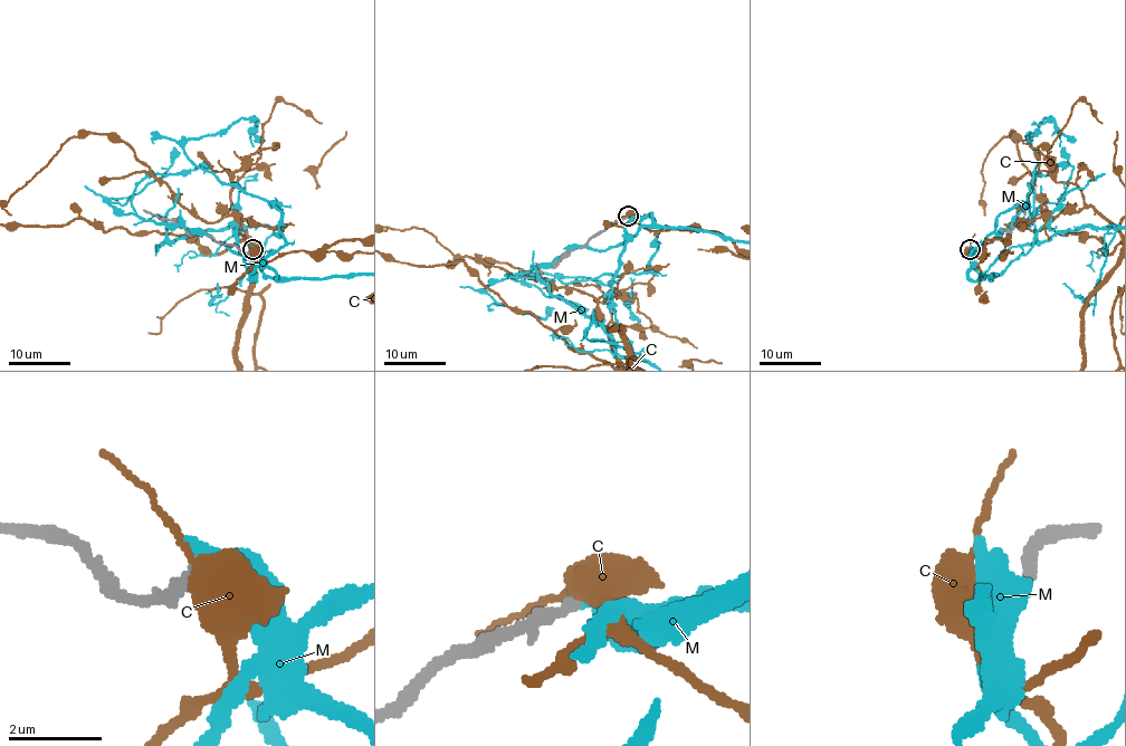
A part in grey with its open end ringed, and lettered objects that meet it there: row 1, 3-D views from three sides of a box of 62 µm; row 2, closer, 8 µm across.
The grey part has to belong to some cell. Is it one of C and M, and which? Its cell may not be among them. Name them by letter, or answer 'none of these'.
none of these

